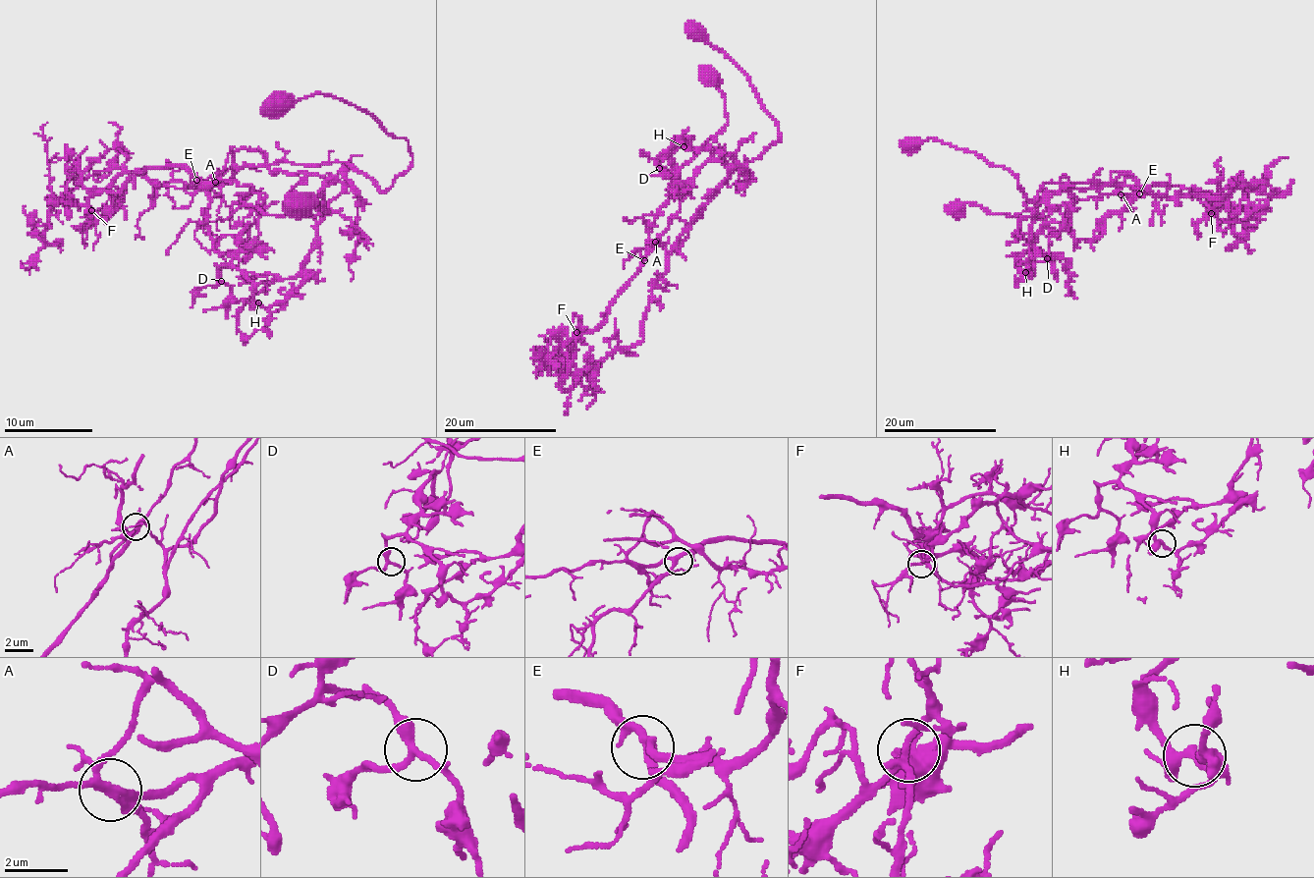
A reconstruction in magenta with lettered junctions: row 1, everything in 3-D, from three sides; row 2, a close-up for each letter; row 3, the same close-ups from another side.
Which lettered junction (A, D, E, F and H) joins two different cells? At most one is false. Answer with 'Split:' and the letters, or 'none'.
Split: A

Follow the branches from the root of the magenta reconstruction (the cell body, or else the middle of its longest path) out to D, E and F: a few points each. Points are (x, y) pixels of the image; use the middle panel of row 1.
D: (694, 29), (746, 77), (782, 139), (743, 162), (669, 250), (659, 238), (684, 188), (665, 151), (659, 168)
E: (694, 29), (746, 77), (782, 139), (731, 175), (675, 249), (667, 250), (658, 240), (644, 260)
F: (694, 29), (746, 77), (782, 139), (731, 175), (675, 249), (667, 250), (658, 240), (606, 319), (576, 332)

